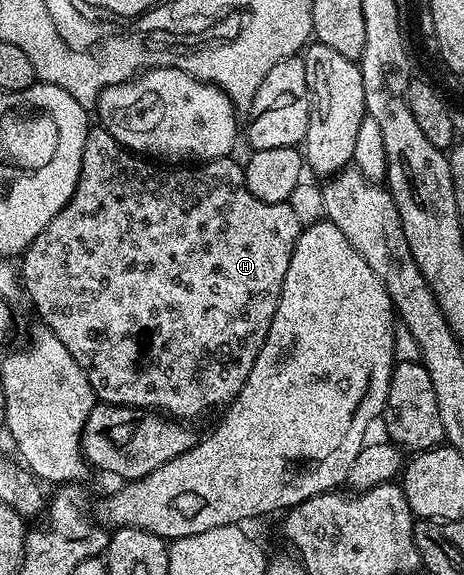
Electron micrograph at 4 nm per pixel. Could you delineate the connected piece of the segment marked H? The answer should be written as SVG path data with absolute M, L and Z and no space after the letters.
M93 126L90 127L87 134L87 142L83 146L83 162L81 163L79 182L75 186L75 194L69 199L67 206L63 206L63 210L59 210L59 214L47 225L43 230L43 234L39 234L39 238L35 238L35 242L31 242L29 247L25 249L19 260L19 276L23 281L23 292L29 295L29 300L33 303L34 310L41 315L40 323L53 331L55 338L59 338L59 342L63 342L63 346L67 346L67 350L71 350L71 358L75 358L75 362L79 362L79 366L87 374L87 378L93 387L93 395L100 403L119 404L146 410L160 410L162 413L182 422L193 422L196 416L205 416L212 408L221 410L232 404L233 399L239 394L243 382L247 382L247 374L251 374L251 366L267 338L267 330L271 326L271 318L275 314L275 306L281 293L283 278L287 274L287 262L291 262L293 247L302 227L303 225L299 222L299 218L295 218L295 210L287 202L284 204L279 202L259 202L259 198L255 198L255 194L247 191L245 189L244 167L240 163L236 164L233 158L210 160L200 166L158 166L156 163L130 152L128 148L122 148L120 142L107 129Z

